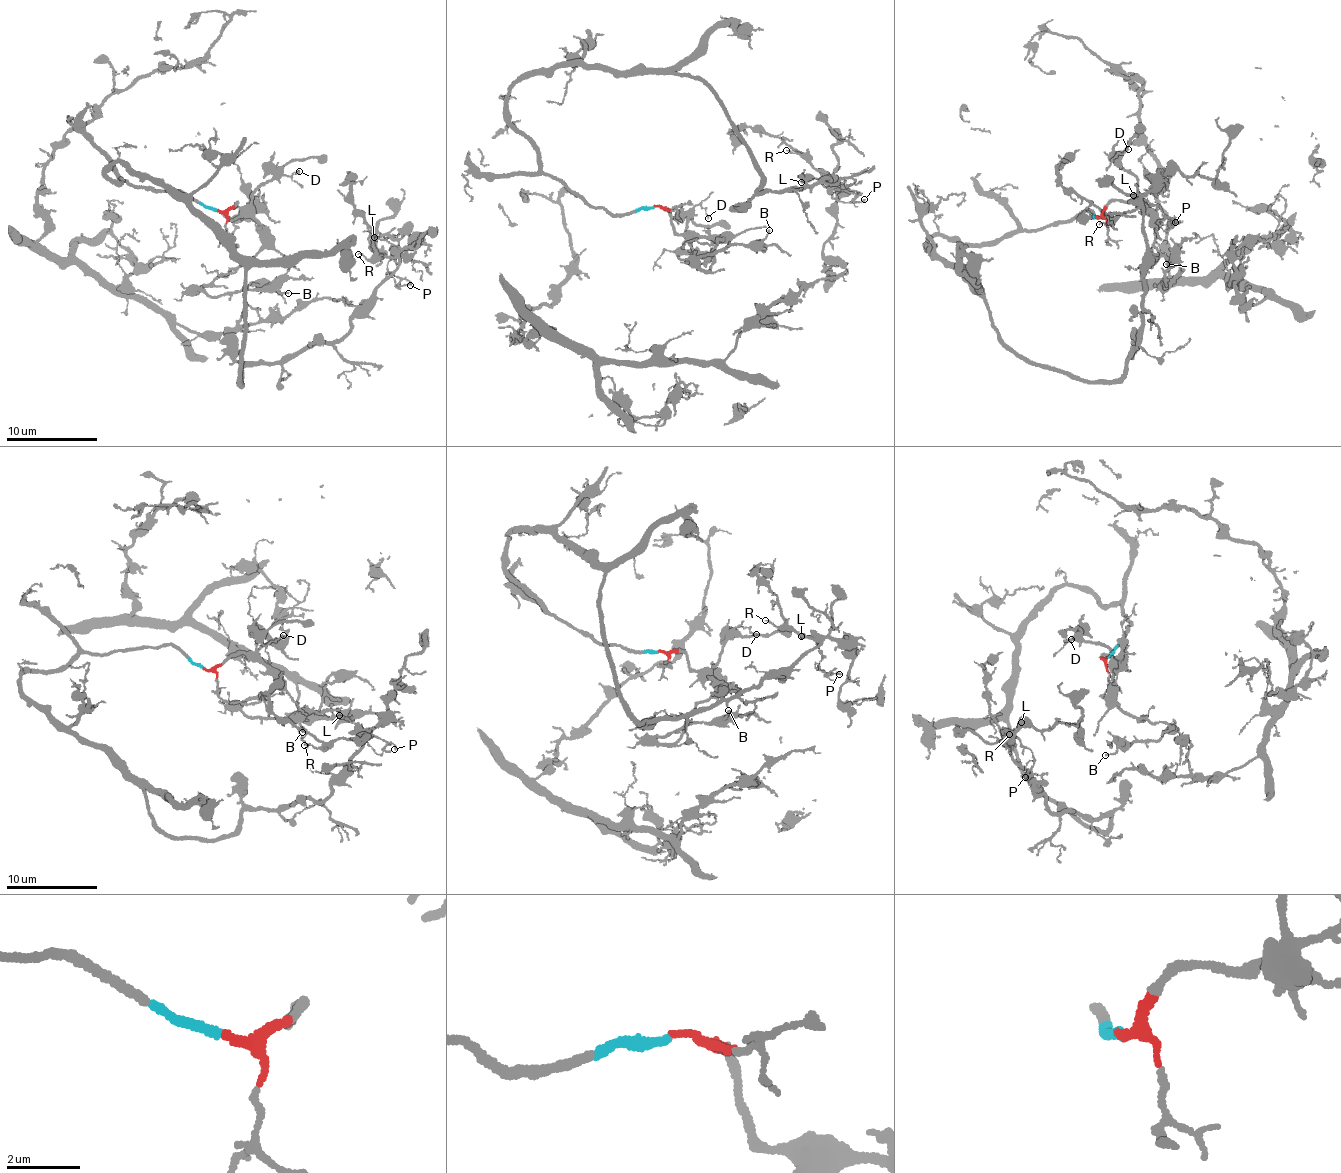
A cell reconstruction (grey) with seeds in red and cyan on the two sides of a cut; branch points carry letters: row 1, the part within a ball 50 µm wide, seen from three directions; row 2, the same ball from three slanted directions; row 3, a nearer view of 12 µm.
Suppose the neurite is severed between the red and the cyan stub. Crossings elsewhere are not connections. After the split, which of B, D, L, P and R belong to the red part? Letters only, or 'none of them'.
B, D

